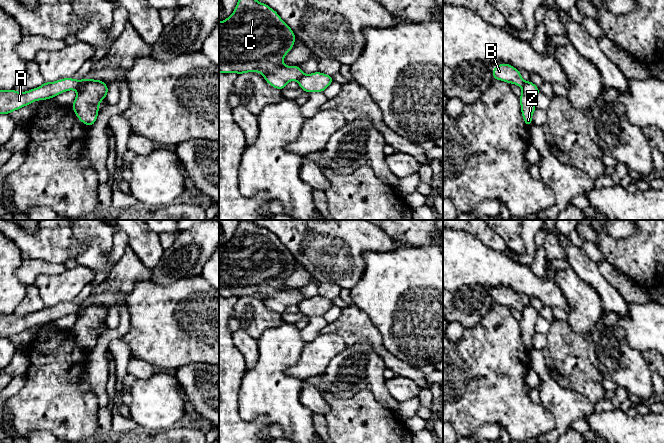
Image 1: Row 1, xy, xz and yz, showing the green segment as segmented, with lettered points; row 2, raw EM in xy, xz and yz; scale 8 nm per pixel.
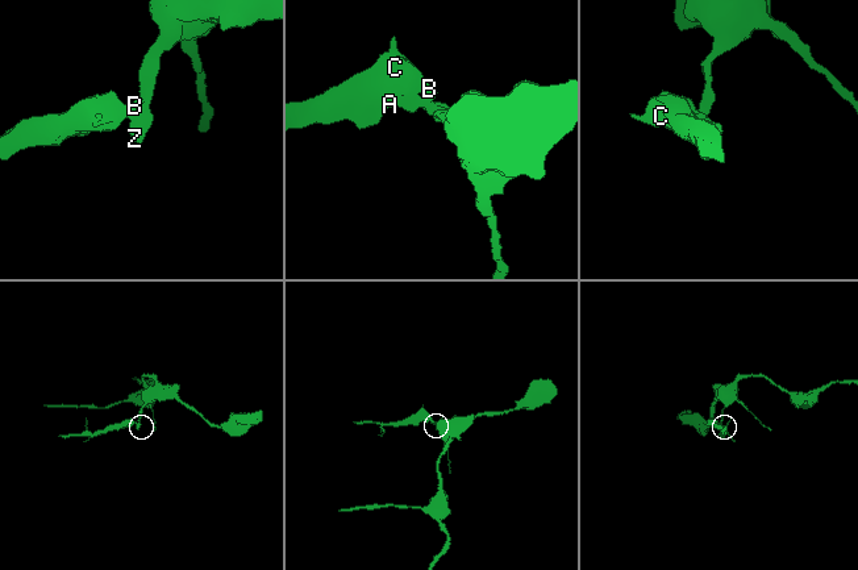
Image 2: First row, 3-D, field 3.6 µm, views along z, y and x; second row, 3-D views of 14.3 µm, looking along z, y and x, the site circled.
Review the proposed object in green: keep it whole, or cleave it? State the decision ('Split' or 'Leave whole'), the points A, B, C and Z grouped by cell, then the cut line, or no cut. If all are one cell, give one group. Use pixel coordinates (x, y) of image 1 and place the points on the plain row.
Split. Groups: A B C / Z. Split along xy (82, 304), (76, 313)

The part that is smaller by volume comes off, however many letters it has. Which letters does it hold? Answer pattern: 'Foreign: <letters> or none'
Foreign: A, B, C

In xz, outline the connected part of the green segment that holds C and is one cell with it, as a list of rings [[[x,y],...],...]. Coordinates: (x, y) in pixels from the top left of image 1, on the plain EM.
[[[241,220],[235,234],[227,243],[219,246],[219,297],[258,296],[264,300],[265,305],[280,315],[289,305],[298,305],[305,298],[300,290],[285,290],[284,281],[294,271],[295,258],[281,243],[278,237],[267,228],[254,223],[254,220]]]

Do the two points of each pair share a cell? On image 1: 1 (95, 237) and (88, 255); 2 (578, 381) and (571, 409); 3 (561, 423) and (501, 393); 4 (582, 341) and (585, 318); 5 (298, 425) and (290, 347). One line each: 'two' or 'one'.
1: one
2: two
3: two
4: two
5: one

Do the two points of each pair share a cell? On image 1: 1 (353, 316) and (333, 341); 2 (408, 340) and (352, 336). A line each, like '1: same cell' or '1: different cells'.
1: different cells
2: different cells

